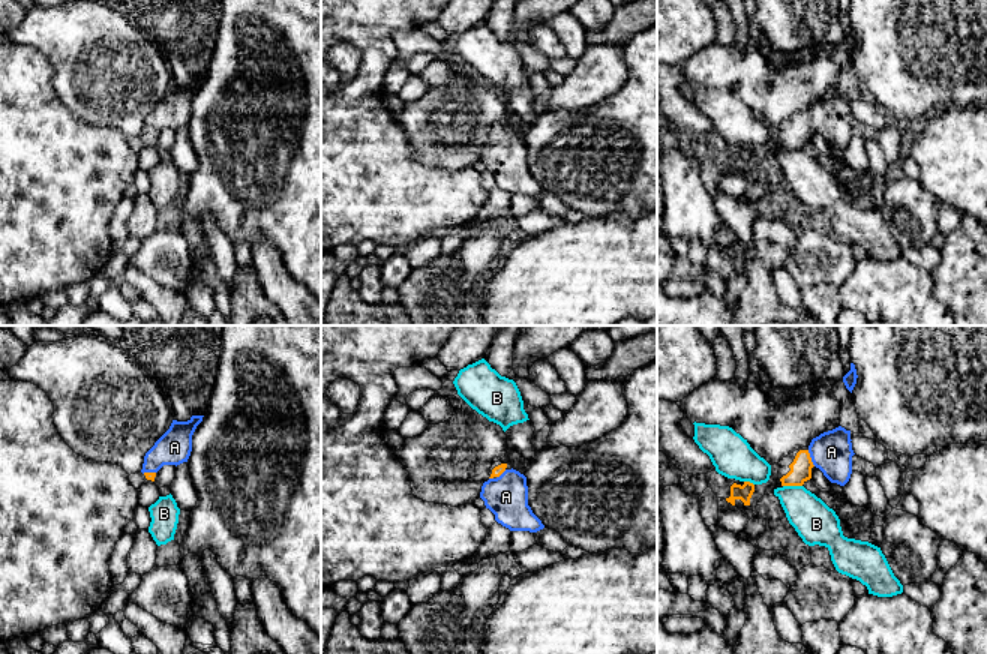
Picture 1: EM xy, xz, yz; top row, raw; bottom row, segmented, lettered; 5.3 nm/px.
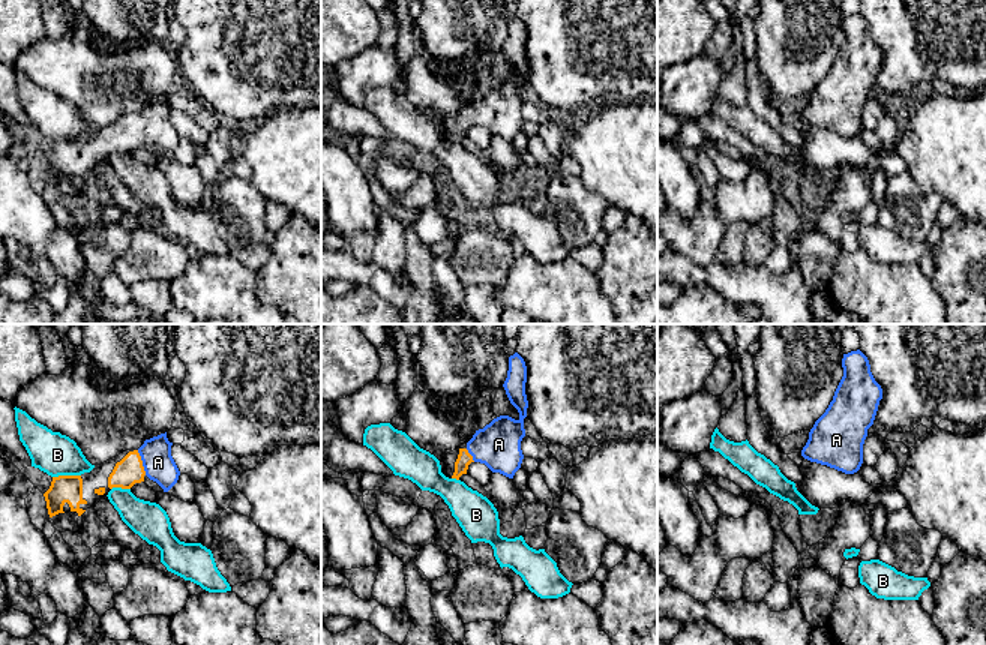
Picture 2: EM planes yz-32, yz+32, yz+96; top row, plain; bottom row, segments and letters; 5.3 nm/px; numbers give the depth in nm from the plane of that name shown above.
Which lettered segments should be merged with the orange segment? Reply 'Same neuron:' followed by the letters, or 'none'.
Same neuron: A

